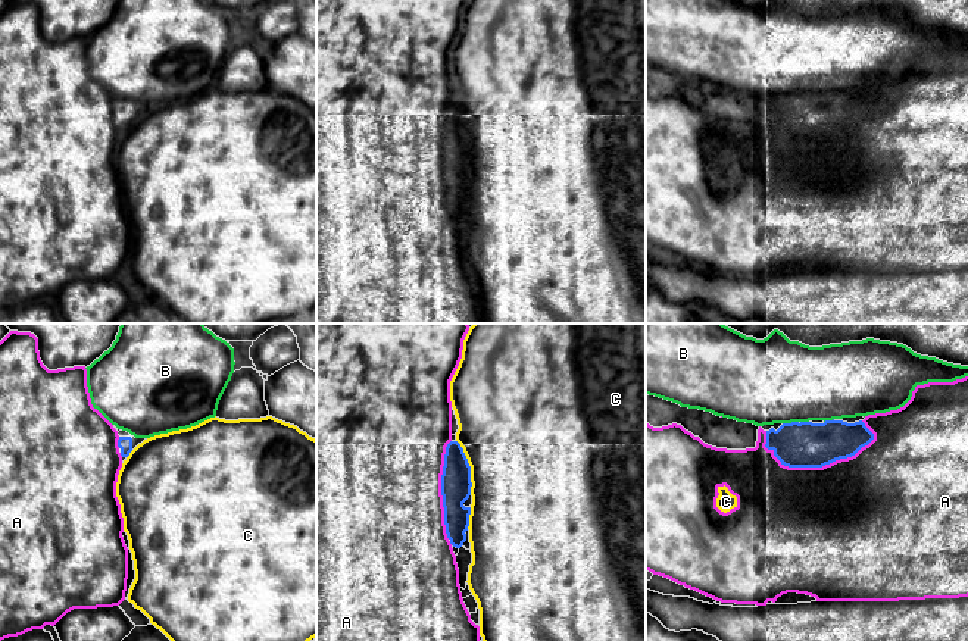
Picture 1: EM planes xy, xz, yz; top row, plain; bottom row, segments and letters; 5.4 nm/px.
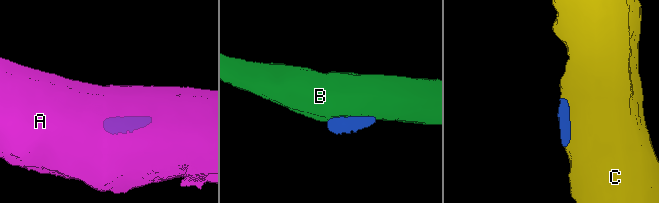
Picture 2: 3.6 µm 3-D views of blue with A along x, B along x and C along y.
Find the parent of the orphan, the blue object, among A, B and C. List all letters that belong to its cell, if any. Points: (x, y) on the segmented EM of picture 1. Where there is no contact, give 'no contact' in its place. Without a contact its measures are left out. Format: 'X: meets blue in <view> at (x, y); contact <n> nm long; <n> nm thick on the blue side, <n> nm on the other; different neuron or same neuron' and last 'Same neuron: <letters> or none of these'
A: meets blue in yz at (820, 466); contact 600 nm long; 240 nm thick on the blue side, 500 nm on the other; different neuron
B: meets blue in yz at (792, 422); contact 90 nm long; 240 nm thick on the blue side, 460 nm on the other; different neuron
C: meets blue in xz at (470, 468); contact 320 nm long; 160 nm thick on the blue side, 500 nm on the other; different neuron
Same neuron: none of these

